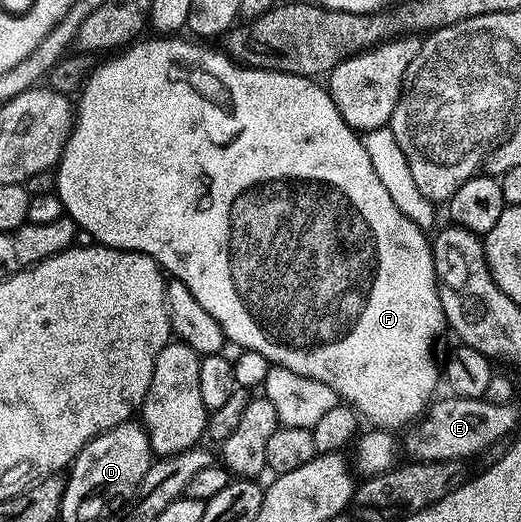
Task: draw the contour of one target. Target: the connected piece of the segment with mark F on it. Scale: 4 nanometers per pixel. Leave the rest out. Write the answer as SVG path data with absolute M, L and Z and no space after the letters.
M154 35L152 37L154 38L151 41L135 40L133 44L119 52L122 53L119 57L114 57L105 64L104 62L99 64L80 90L80 96L77 98L79 101L76 101L74 128L70 130L70 138L66 140L66 149L56 166L58 175L56 192L62 201L65 216L71 217L83 234L91 233L94 236L91 238L99 245L106 245L110 249L130 249L133 253L146 253L149 257L154 258L156 264L161 265L173 280L182 281L184 287L188 287L188 291L196 299L196 303L200 303L200 307L204 307L204 311L208 311L208 315L212 315L212 319L216 319L216 323L220 323L226 340L231 346L233 344L238 345L239 350L260 351L260 355L264 355L264 359L268 359L271 366L279 365L288 371L296 371L296 375L320 379L320 383L328 383L328 387L335 389L339 398L349 405L355 413L361 415L365 420L367 417L371 426L394 431L397 430L397 425L407 424L406 426L409 426L415 419L421 418L435 396L435 394L433 395L434 388L440 385L440 365L439 362L438 365L434 362L434 344L437 343L442 329L444 333L444 326L446 325L446 316L442 310L440 295L438 294L439 281L436 279L436 271L434 270L434 254L427 234L416 223L412 223L412 219L408 219L408 215L404 215L400 211L400 207L396 207L396 203L392 203L384 183L380 183L376 171L372 171L372 163L368 159L368 151L364 151L362 137L355 130L350 129L348 123L344 123L340 111L336 111L336 103L332 103L329 92L323 86L321 89L317 80L291 73L272 71L271 69L252 69L245 65L239 65L225 52L219 51L217 53L216 50L209 49L206 46L209 44L206 43L195 43L193 40L190 40L191 42L173 41L175 38L170 35Z

